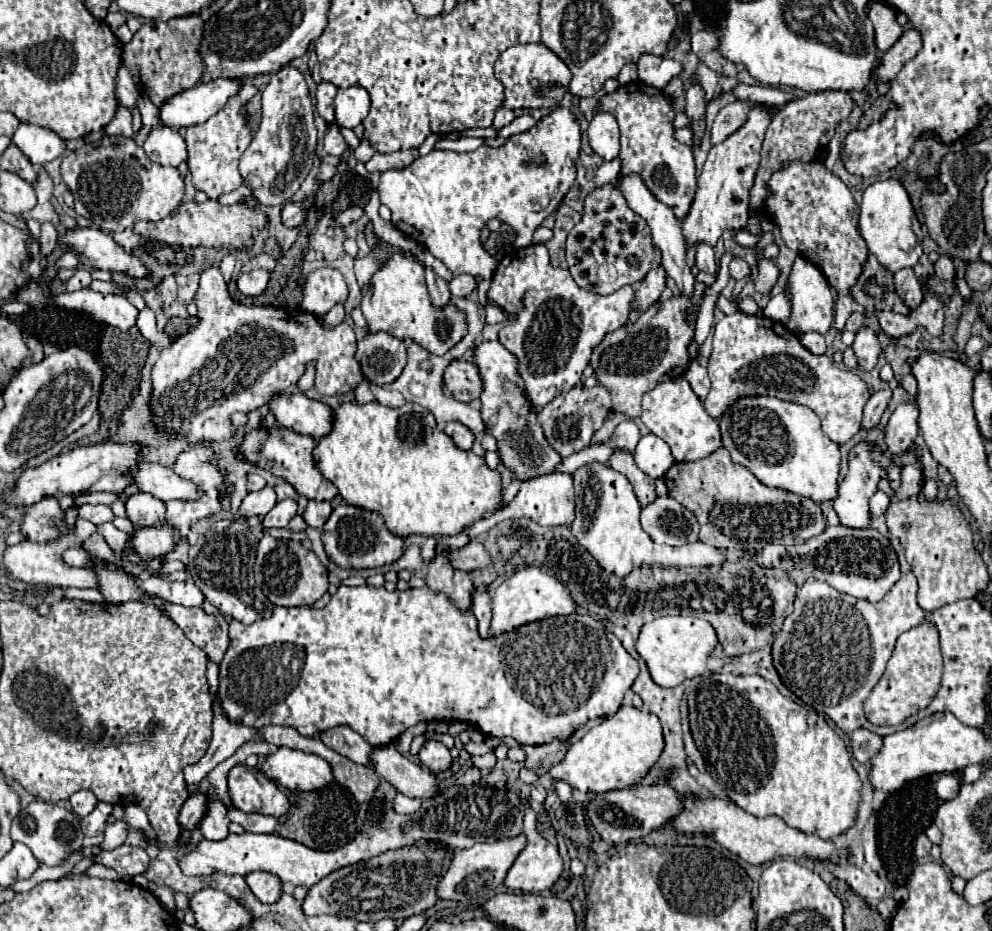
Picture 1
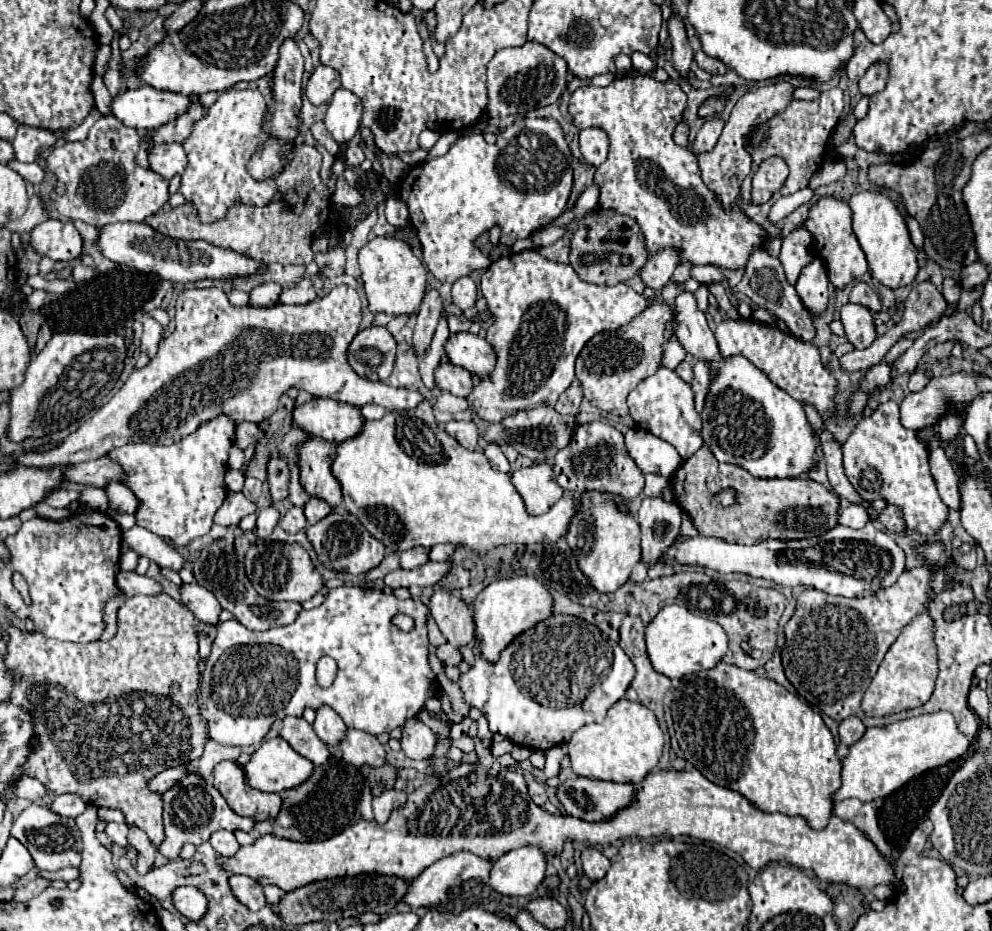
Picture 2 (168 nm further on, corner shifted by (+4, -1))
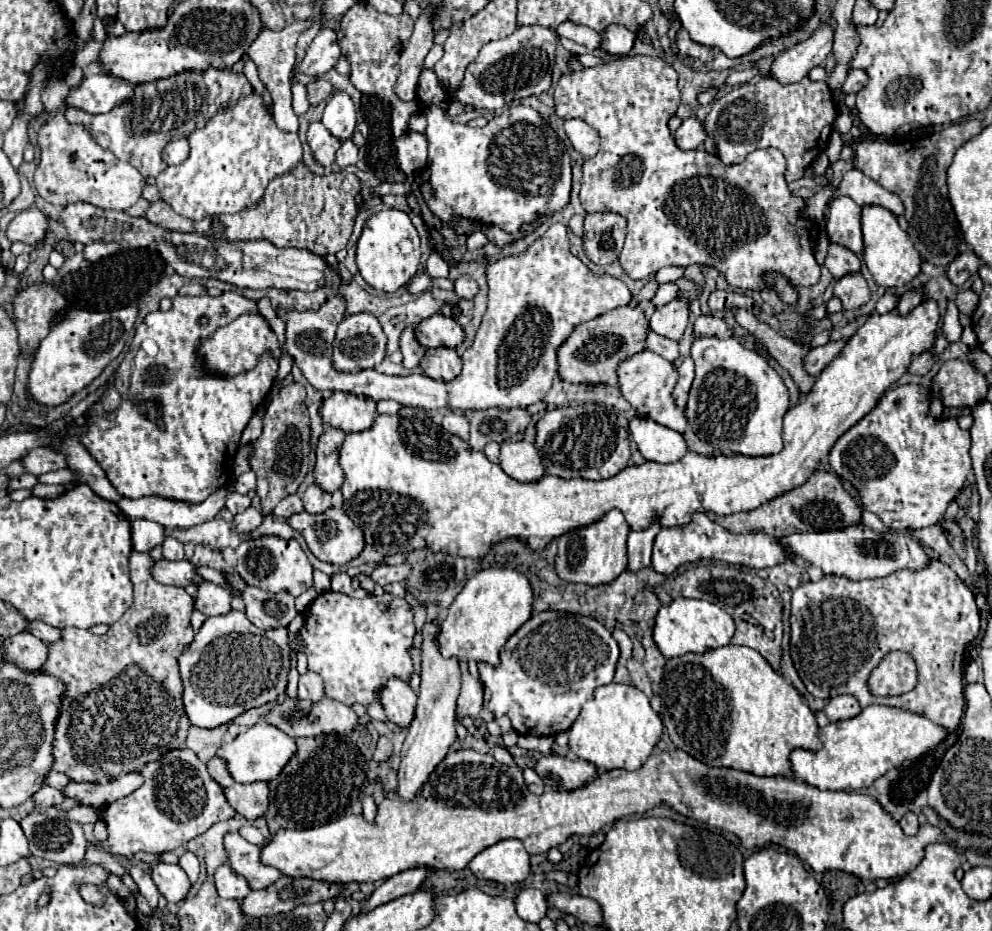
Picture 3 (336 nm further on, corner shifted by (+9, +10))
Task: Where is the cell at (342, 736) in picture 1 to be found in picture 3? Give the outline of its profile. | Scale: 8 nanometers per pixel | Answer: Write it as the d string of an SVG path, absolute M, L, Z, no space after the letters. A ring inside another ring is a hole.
M308 671L306 675L300 677L300 685L298 685L298 697L318 703L324 697L324 683L320 679L320 675Z

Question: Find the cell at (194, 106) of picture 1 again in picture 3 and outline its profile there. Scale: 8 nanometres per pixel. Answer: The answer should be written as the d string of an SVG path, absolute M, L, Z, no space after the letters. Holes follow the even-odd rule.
M92 75L84 77L78 89L70 89L66 107L84 109L86 113L98 115L108 113L114 107L134 97L134 85L114 75Z

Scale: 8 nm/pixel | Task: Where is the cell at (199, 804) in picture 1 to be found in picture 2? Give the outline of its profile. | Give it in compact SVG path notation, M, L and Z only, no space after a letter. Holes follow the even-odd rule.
M189 772L185 778L181 778L181 782L177 782L177 786L171 786L167 792L163 792L161 798L165 802L165 806L163 806L165 840L157 846L157 850L167 860L179 858L179 852L181 852L185 842L189 842L193 846L201 846L201 842L209 840L209 836L217 830L231 830L231 832L243 830L243 832L249 832L255 826L255 822L251 818L235 814L229 808L229 804L225 802L225 798L221 796L221 792L213 784L207 784L195 772Z

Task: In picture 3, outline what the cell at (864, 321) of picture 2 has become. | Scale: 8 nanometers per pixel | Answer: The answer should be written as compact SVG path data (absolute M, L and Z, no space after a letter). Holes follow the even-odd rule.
M862 273L846 275L844 279L838 279L834 285L834 295L842 301L844 311L858 309L870 301L870 289Z

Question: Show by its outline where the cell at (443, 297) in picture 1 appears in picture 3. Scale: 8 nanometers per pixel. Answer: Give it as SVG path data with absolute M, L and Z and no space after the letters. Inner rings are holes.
M408 325L404 331L402 331L402 337L400 337L400 351L404 355L404 361L402 365L404 367L416 367L420 363L420 359L424 357L426 349L418 343L416 339L416 325Z

